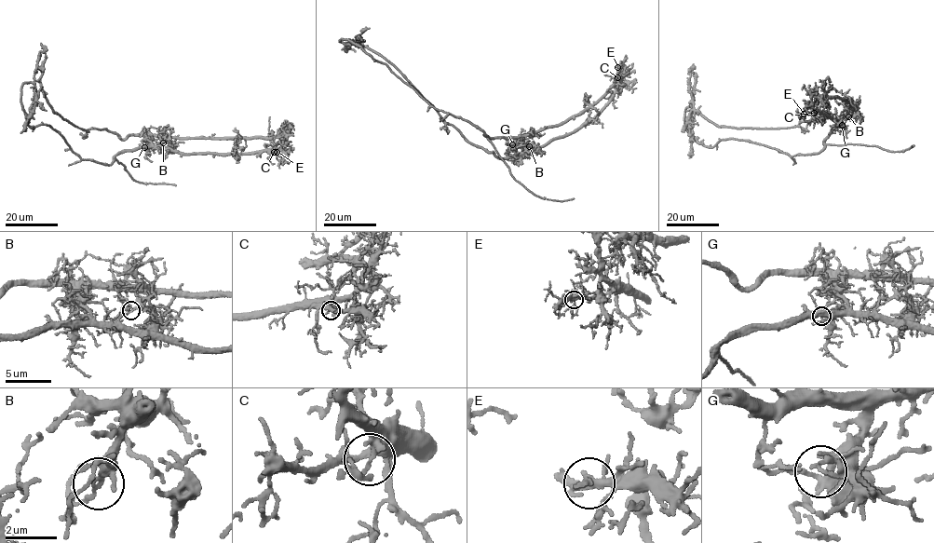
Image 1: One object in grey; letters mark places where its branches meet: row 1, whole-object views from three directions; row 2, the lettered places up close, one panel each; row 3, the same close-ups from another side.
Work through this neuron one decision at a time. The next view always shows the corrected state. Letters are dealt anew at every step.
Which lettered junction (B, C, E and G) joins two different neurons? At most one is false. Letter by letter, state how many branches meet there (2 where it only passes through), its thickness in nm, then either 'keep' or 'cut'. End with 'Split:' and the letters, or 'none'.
B: 2 | 150 nm | cut
C: 2 | 260 nm | keep
E: 2 | 150 nm | keep
G: 2 | 130 nm | keep
Split: B

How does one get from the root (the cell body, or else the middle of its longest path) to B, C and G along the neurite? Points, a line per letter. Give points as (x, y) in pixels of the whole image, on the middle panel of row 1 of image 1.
B: (481, 148), (494, 152), (497, 156), (507, 158), (520, 156), (529, 146)
C: (481, 148), (500, 157), (511, 157), (516, 153), (513, 143), (519, 137), (558, 127), (581, 114), (617, 77)
G: (481, 148), (494, 152), (497, 156), (507, 158), (516, 153), (513, 143), (516, 141), (512, 144)

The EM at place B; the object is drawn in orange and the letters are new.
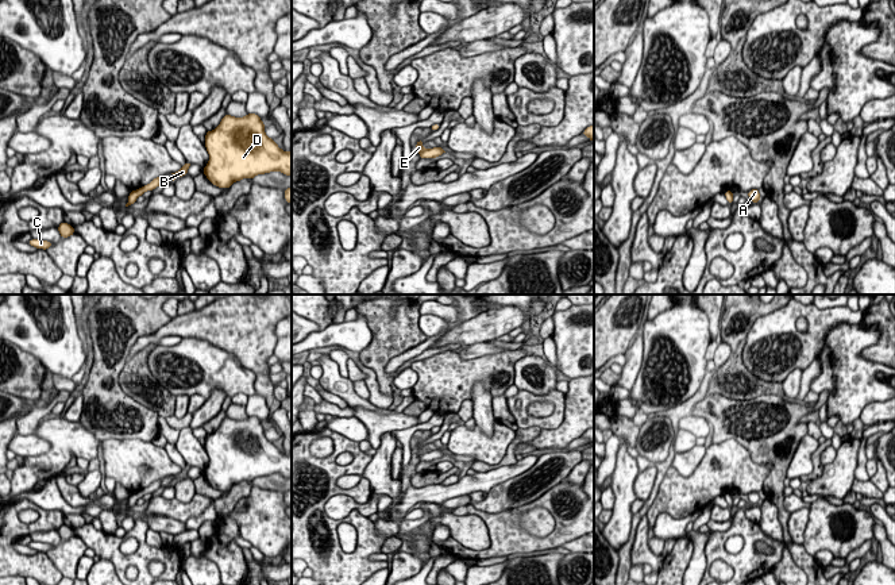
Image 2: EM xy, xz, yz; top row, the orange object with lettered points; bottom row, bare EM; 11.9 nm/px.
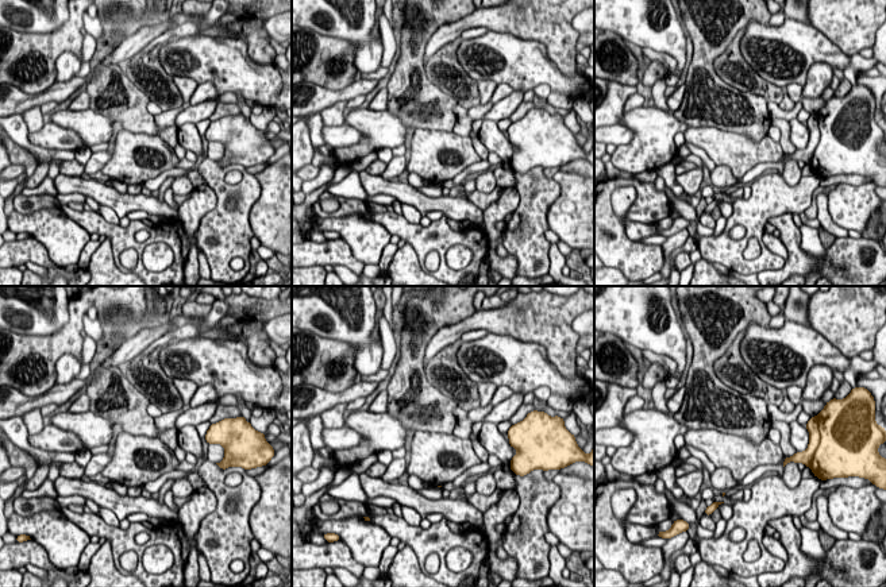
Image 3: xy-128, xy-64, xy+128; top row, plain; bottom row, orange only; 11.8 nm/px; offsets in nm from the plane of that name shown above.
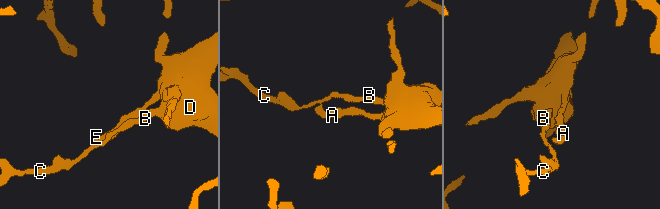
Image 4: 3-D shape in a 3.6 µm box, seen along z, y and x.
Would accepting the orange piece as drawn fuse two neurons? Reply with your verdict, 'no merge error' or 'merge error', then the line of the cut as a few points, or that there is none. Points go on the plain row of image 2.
merge error; cut in xy along (137, 499), (128, 504)

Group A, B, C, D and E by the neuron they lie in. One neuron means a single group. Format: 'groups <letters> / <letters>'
groups A B D E / C

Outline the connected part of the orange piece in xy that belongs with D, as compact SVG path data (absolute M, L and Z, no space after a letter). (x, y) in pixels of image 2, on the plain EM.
M247 416L244 420L225 417L220 427L207 434L205 444L209 463L202 472L211 486L219 490L231 490L231 488L242 481L254 481L258 477L270 474L281 474L292 478L292 454L286 455L278 450L274 442L265 435L265 426L261 419Z

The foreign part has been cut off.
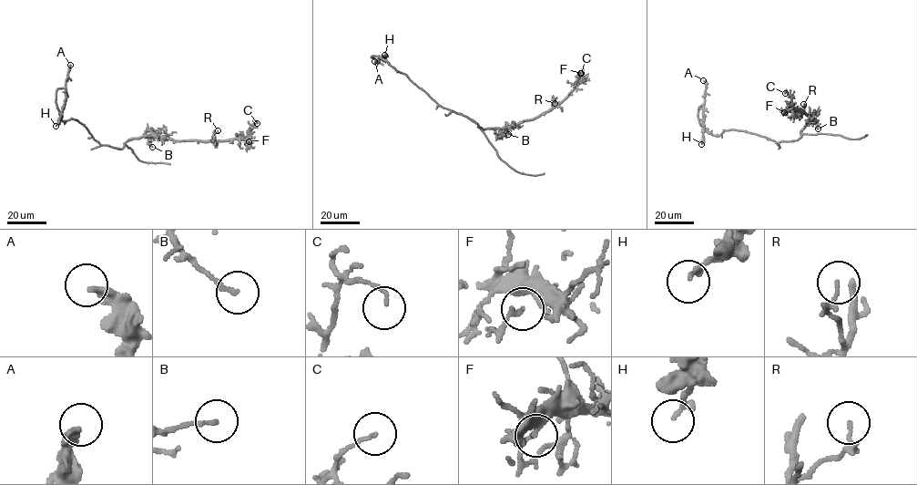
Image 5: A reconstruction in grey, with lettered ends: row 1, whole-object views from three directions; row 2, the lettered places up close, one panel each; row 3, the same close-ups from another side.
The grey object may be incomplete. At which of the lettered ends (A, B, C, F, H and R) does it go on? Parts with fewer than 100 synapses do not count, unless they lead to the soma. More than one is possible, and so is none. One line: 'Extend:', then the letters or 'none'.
Extend: none

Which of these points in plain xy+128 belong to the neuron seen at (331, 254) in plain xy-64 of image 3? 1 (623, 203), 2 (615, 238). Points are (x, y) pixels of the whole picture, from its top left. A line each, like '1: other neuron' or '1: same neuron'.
1: other neuron
2: same neuron

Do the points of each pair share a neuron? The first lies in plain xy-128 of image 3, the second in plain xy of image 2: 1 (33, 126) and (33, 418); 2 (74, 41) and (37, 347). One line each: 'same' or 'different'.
1: same
2: different

